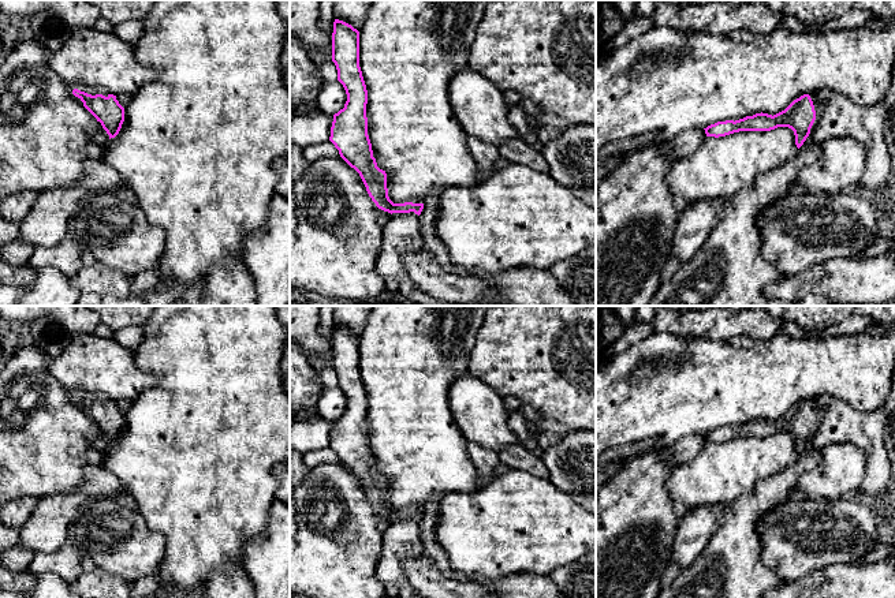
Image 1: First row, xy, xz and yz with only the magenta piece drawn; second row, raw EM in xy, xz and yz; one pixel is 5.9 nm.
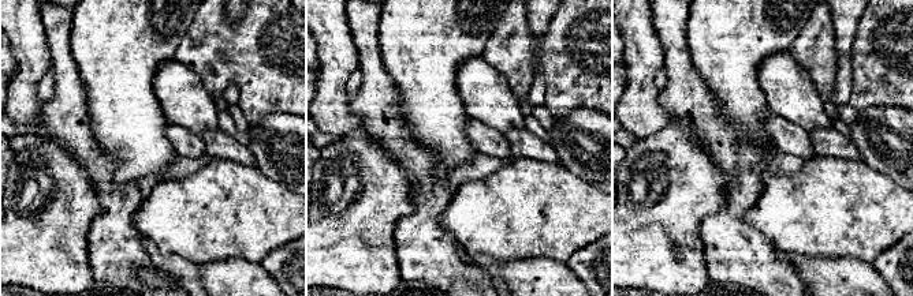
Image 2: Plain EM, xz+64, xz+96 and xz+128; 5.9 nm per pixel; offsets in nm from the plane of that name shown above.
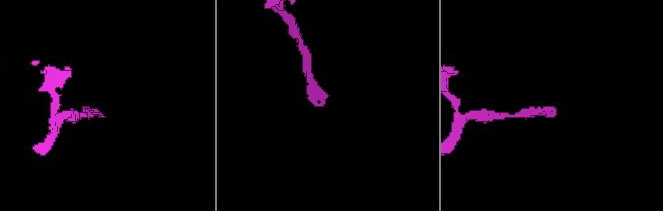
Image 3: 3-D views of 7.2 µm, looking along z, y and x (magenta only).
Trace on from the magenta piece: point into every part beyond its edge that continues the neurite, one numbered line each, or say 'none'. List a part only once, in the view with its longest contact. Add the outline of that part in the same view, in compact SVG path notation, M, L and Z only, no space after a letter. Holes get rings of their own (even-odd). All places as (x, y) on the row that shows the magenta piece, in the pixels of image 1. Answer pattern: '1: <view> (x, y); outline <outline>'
1: yz (836, 116); outline M895 68L887 97L875 105L858 105L834 90L809 94L816 120L809 137L813 141L849 137L859 142L866 153L861 187L879 188L891 173L891 153L884 135L885 116L895 105Z

